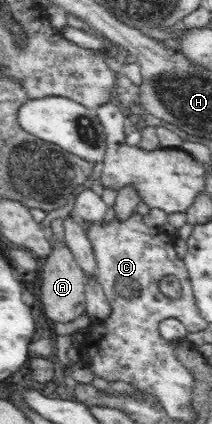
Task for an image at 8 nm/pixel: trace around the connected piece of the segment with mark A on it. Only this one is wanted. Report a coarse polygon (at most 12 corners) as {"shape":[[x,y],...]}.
{"shape":[[51,240],[40,297],[54,321],[86,312],[86,277],[65,241]]}

